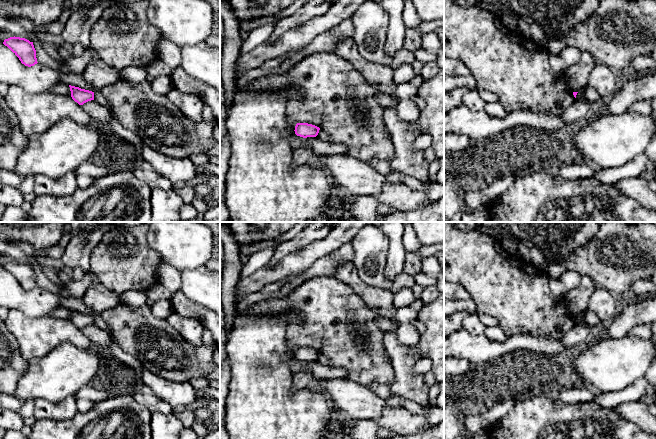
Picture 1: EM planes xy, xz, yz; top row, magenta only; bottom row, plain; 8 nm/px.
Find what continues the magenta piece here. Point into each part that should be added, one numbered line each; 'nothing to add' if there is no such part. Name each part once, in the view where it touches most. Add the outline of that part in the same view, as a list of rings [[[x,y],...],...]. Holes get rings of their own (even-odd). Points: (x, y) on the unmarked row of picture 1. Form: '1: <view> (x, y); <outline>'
nothing to add

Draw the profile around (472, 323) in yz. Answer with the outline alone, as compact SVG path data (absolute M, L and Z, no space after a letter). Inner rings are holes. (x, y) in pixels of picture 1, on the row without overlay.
M468 314L462 320L462 328L472 335L482 335L486 330L486 325L480 320L479 314Z

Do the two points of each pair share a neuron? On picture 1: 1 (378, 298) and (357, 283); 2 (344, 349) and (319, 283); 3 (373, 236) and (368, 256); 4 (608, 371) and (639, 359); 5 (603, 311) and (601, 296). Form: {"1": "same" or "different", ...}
{"1": "same", "2": "same", "3": "same", "4": "same", "5": "same"}

